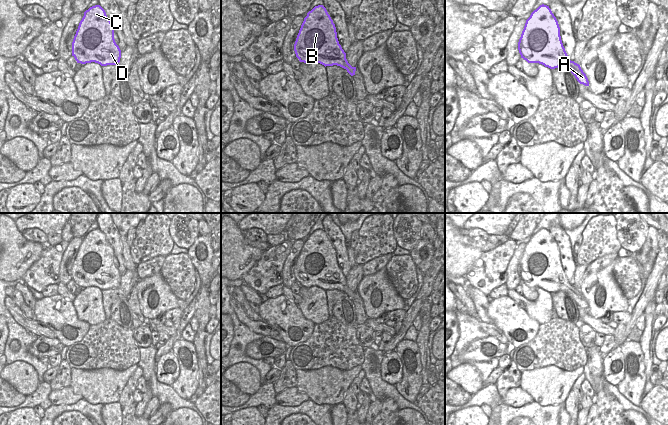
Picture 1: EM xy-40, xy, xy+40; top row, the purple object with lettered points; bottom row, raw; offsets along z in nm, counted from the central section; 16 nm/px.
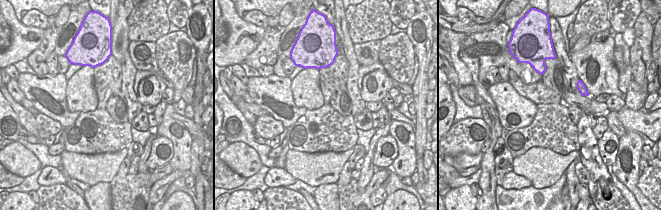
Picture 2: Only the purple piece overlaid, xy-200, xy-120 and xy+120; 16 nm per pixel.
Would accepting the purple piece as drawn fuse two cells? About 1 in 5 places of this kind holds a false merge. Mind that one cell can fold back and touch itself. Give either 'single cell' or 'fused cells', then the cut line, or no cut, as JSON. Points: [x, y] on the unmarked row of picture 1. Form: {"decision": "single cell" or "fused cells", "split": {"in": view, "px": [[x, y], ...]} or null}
{"decision": "single cell", "split": null}

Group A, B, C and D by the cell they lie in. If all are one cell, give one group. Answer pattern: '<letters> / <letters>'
A B C D

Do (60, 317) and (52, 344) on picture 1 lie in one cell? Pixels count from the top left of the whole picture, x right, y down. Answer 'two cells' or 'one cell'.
two cells

